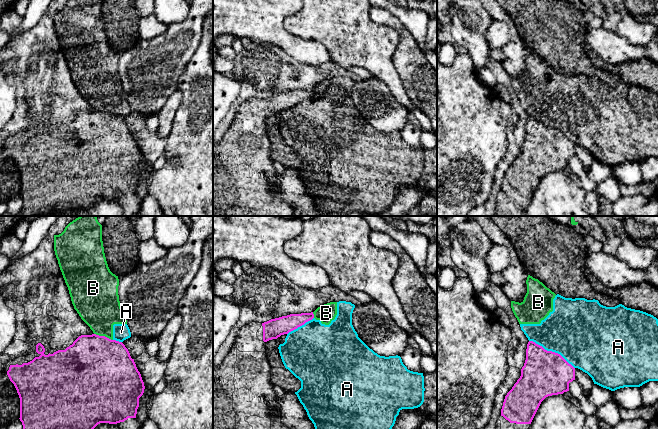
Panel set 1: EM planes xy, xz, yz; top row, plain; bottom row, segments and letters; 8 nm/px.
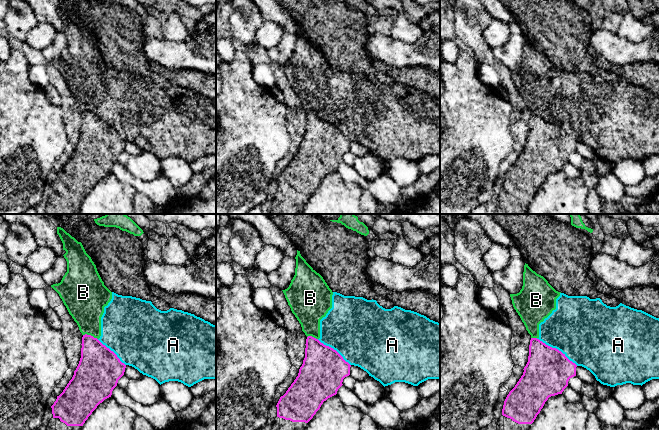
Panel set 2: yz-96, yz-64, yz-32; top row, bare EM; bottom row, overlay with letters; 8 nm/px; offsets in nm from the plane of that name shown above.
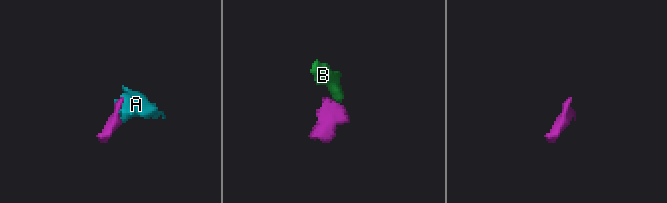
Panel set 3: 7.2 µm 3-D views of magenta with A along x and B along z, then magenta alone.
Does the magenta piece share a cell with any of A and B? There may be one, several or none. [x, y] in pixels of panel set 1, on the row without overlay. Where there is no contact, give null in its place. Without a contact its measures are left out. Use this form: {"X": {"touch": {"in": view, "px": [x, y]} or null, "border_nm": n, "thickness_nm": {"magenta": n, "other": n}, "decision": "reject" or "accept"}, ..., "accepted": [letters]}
{"A": {"touch": {"in": "yz", "px": [551, 127]}, "border_nm": 440, "thickness_nm": {"magenta": 360, "other": 460}, "decision": "reject"}, "B": {"touch": {"in": "xy", "px": [103, 112]}, "border_nm": 160, "thickness_nm": {"magenta": 500, "other": 340}, "decision": "reject"}, "accepted": []}

